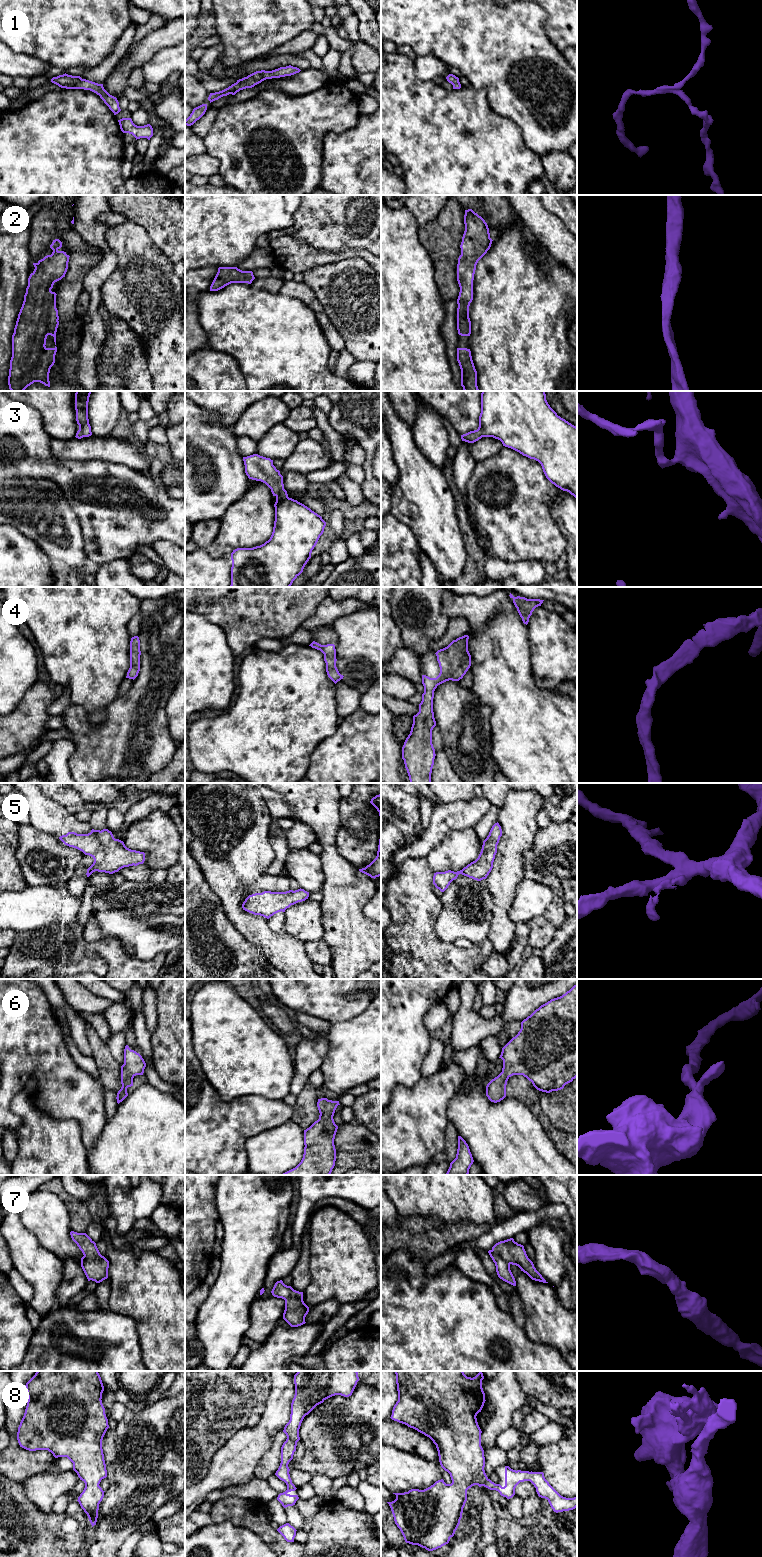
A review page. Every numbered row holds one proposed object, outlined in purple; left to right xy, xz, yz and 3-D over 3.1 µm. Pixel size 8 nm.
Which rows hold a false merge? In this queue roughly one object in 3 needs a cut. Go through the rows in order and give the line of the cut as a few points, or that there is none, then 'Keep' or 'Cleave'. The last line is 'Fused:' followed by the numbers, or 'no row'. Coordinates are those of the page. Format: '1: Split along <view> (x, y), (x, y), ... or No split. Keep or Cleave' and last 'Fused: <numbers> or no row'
1: Split along xy (81, 78), (69, 88). Cleave
2: No split. Keep
3: No split. Keep
4: No split. Keep
5: No split. Keep
6: No split. Keep
7: No split. Keep
8: No split. Keep
Fused: 1

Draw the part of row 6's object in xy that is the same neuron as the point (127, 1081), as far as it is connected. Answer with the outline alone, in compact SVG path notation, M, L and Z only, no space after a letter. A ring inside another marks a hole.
M128 1045L124 1049L124 1064L121 1066L122 1087L117 1093L117 1103L122 1102L127 1096L127 1088L133 1086L133 1078L136 1075L143 1075L146 1063L142 1056Z

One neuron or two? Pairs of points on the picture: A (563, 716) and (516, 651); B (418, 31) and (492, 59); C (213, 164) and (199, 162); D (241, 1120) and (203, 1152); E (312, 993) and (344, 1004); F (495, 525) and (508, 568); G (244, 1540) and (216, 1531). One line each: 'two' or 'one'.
A: one
B: one
C: one
D: one
E: one
F: two
G: one

